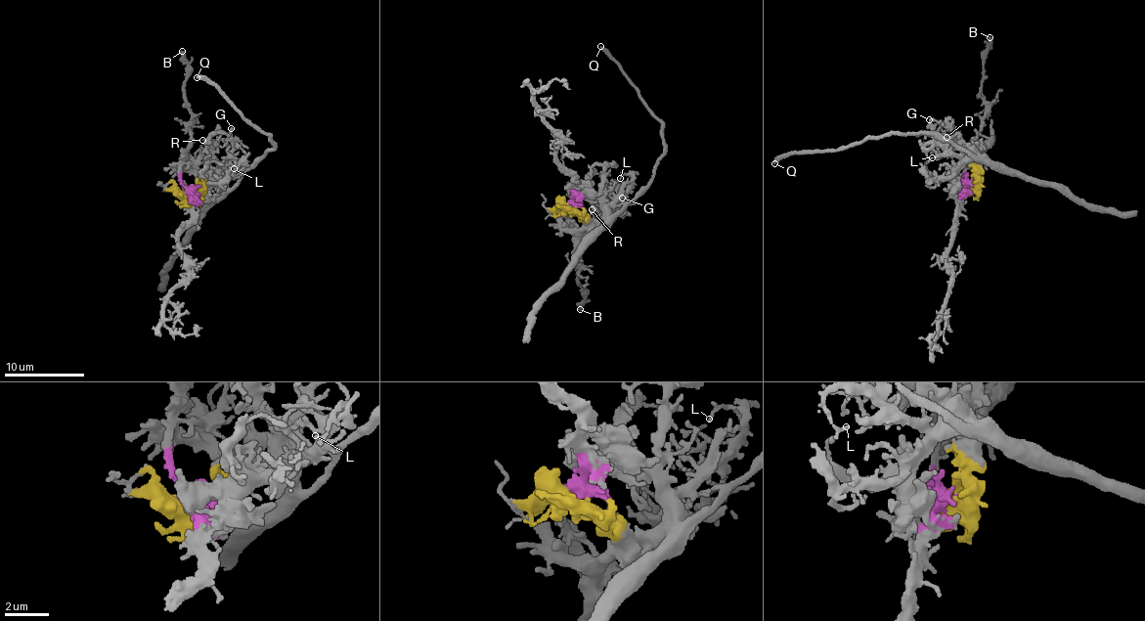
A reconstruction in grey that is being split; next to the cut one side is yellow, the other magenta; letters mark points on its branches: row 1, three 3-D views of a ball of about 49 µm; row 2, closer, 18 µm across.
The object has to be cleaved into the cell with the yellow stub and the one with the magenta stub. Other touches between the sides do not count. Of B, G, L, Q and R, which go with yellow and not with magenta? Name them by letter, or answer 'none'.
G, L, Q, R

